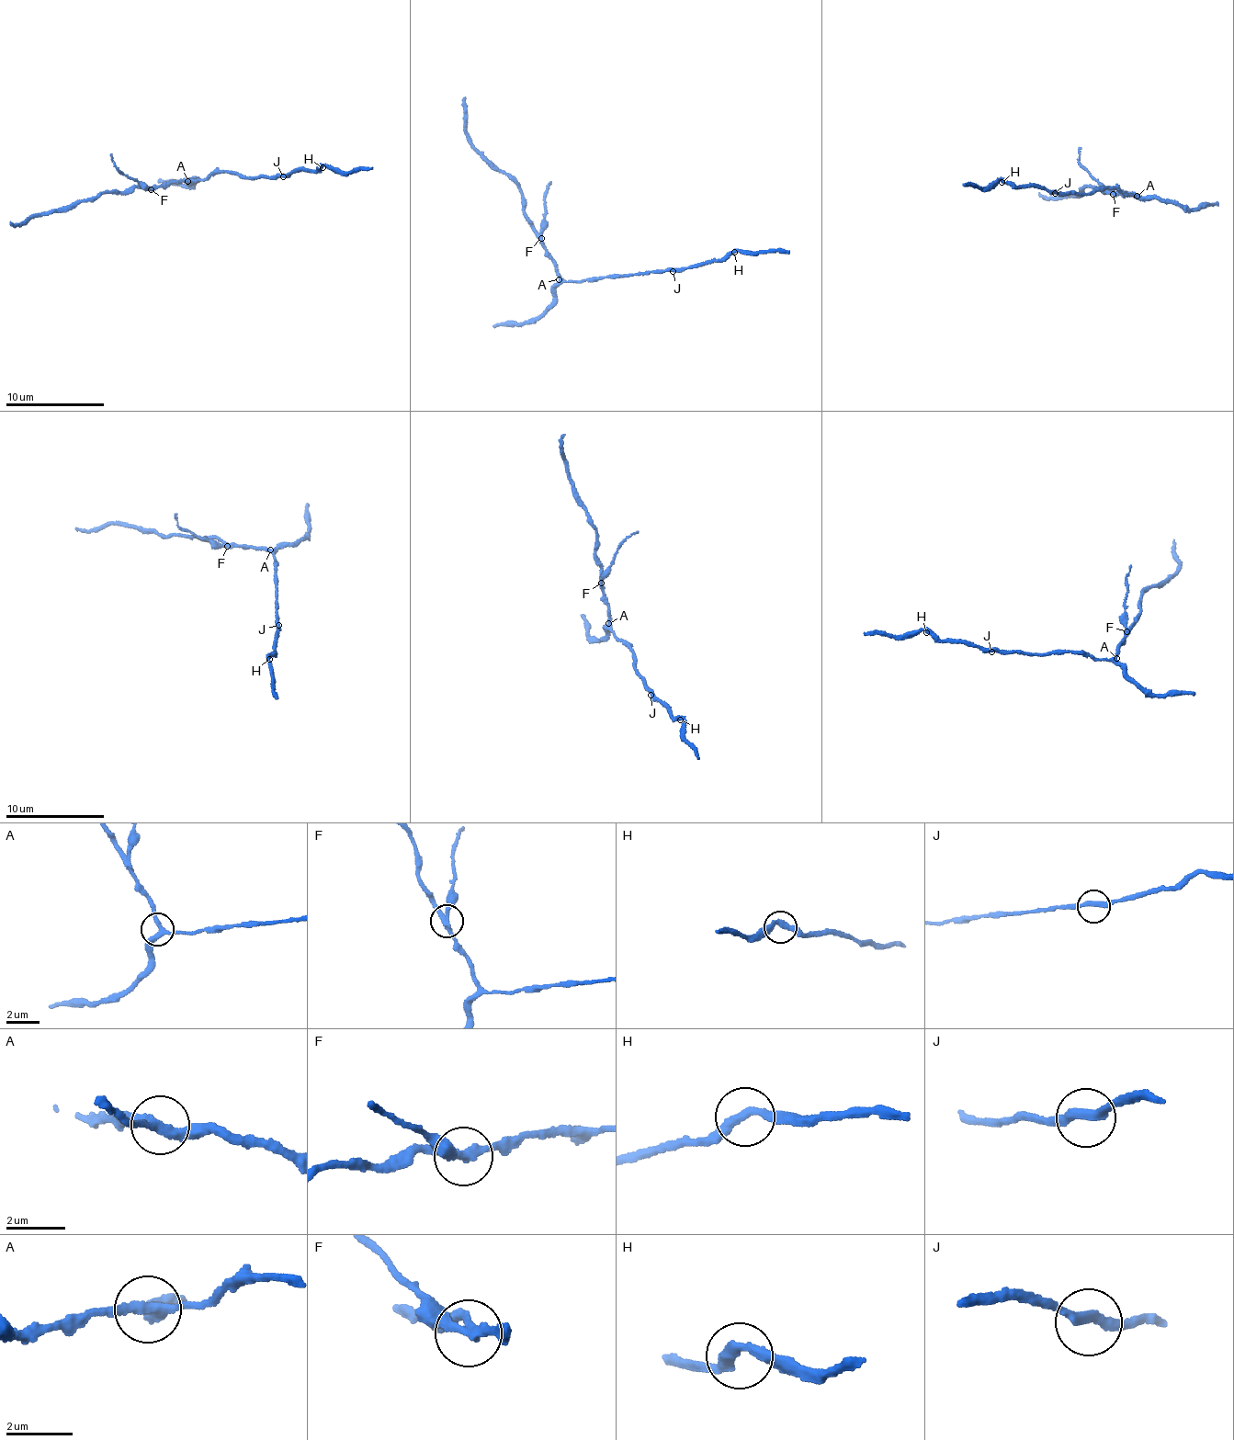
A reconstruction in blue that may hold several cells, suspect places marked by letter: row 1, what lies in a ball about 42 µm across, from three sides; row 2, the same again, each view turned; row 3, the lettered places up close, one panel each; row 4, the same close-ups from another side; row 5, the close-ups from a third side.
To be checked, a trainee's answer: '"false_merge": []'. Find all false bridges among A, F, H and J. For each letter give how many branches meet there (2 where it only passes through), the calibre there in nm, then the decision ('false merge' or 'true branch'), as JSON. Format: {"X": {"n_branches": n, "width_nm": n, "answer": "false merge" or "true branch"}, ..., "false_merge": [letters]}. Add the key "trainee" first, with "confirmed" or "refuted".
{"trainee": "refuted", "A": {"n_branches": 3, "width_nm": 280, "answer": "true branch"}, "F": {"n_branches": 3, "width_nm": 240, "answer": "false merge"}, "H": {"n_branches": 2, "width_nm": 280, "answer": "true branch"}, "J": {"n_branches": 2, "width_nm": 320, "answer": "true branch"}, "false_merge": ["F"]}

